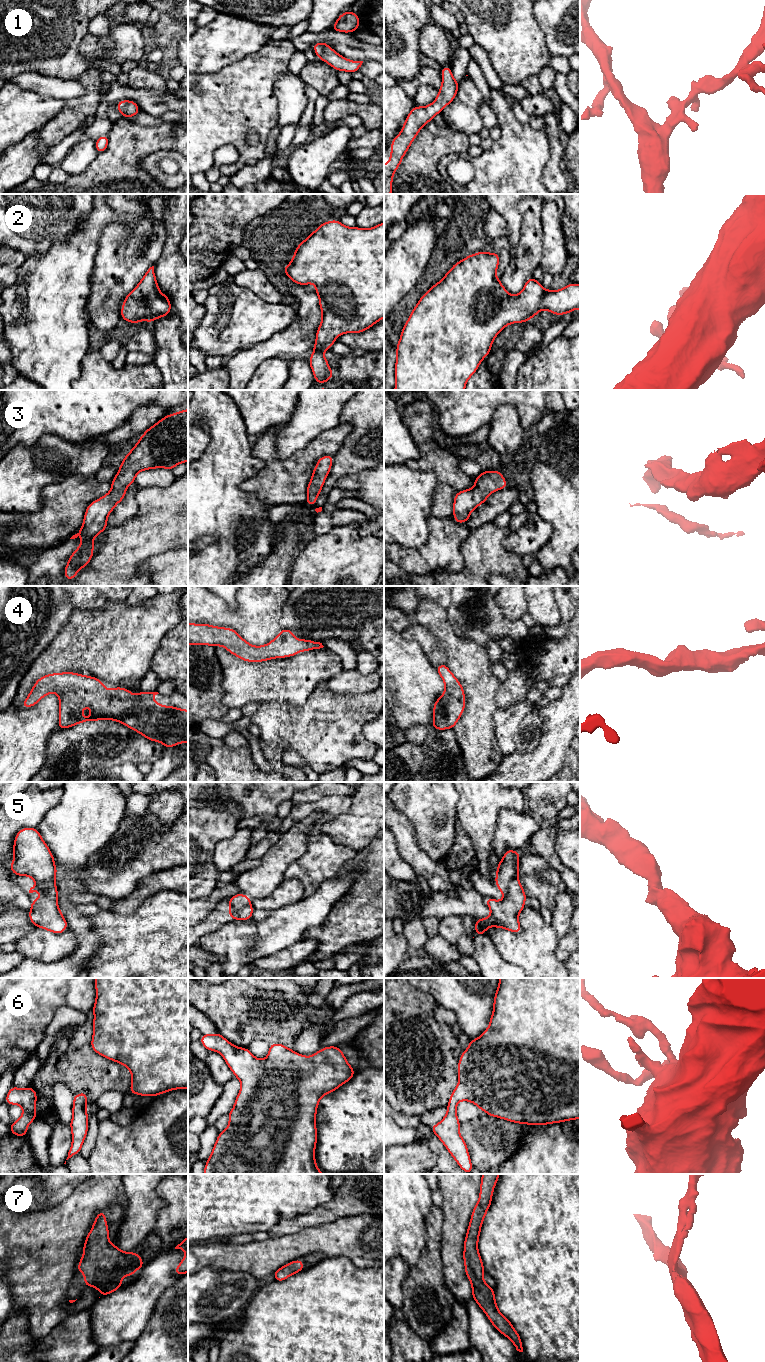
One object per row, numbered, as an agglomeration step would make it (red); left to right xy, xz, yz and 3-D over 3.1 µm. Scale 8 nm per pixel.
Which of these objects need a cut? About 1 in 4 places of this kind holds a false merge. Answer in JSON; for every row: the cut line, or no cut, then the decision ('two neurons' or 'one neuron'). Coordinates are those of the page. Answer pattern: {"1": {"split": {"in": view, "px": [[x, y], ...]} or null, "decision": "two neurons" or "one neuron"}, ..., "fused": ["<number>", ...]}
{"1": {"split": null, "decision": "one neuron"}, "2": {"split": null, "decision": "one neuron"}, "3": {"split": null, "decision": "one neuron"}, "4": {"split": null, "decision": "one neuron"}, "5": {"split": {"in": "xz", "px": [[229, 902], [237, 908], [250, 905]]}, "decision": "two neurons"}, "6": {"split": null, "decision": "one neuron"}, "7": {"split": null, "decision": "one neuron"}, "fused": ["5"]}

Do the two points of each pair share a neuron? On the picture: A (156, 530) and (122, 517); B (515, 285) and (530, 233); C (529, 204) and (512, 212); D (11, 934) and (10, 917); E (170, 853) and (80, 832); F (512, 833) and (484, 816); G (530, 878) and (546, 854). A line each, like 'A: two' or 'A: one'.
A: two
B: one
C: two
D: one
E: two
F: two
G: two

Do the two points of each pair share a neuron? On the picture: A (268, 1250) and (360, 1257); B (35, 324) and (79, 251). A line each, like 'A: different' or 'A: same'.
A: same
B: same

